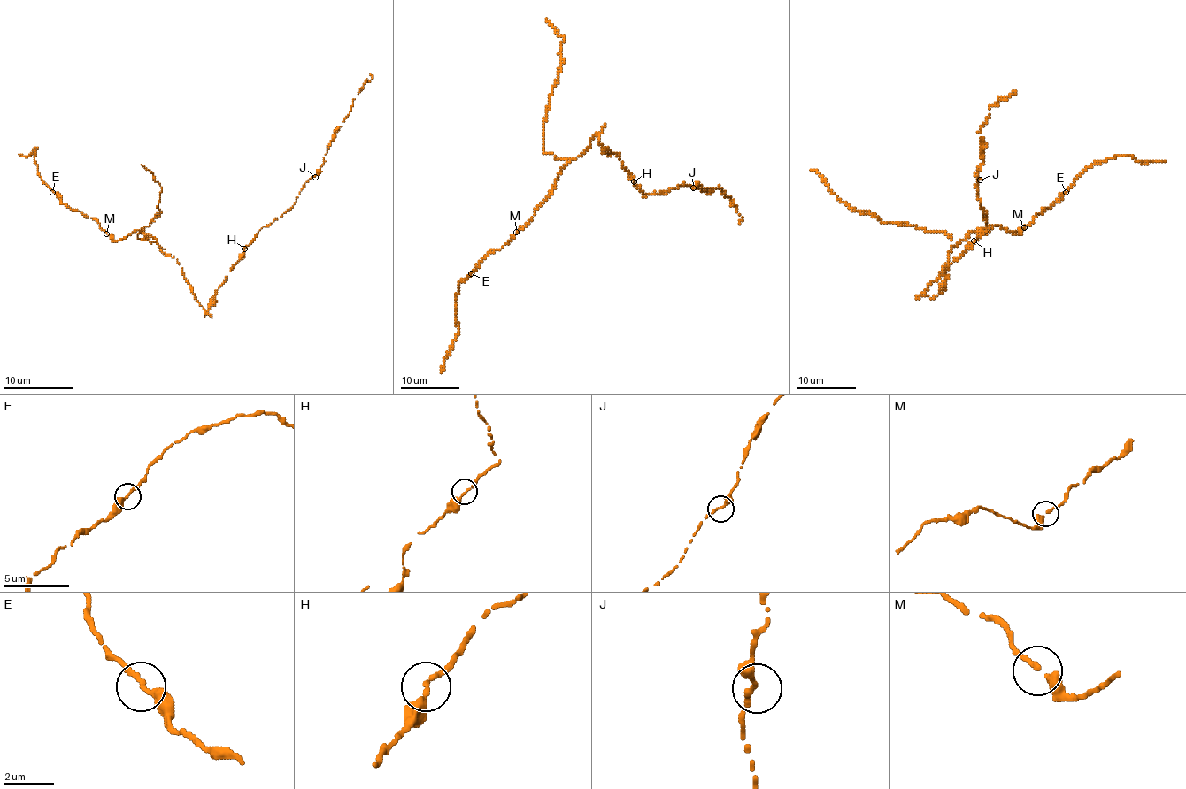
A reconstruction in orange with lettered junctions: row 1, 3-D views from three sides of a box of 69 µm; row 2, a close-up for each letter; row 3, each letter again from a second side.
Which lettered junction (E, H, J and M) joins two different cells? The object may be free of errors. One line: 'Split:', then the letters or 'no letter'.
Split: no letter

